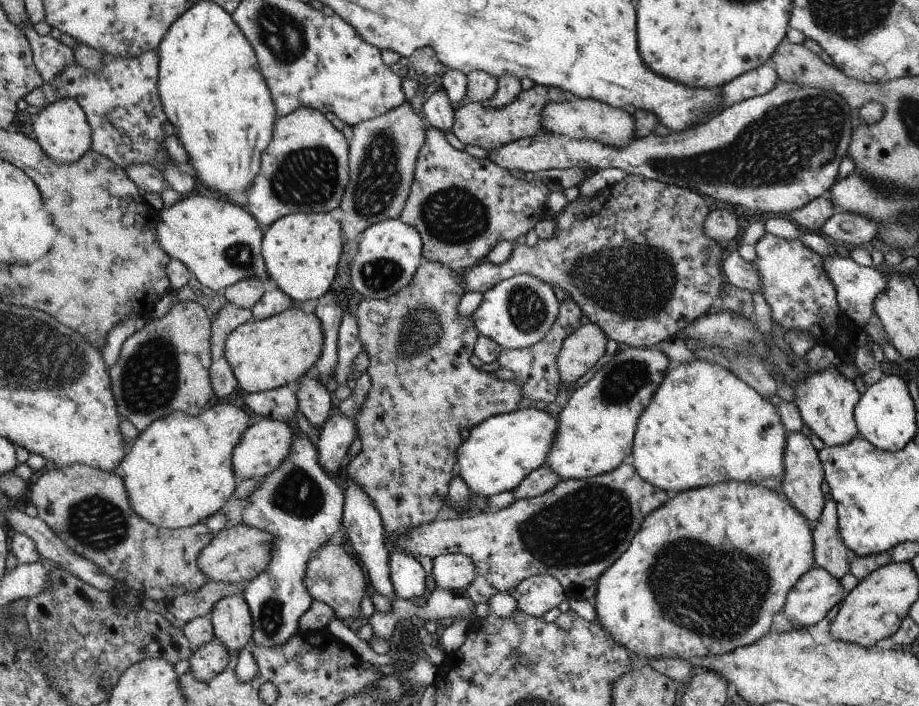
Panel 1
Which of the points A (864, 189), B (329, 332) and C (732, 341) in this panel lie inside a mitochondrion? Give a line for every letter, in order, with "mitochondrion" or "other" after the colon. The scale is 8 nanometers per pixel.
A: mitochondrion
B: other
C: mitochondrion

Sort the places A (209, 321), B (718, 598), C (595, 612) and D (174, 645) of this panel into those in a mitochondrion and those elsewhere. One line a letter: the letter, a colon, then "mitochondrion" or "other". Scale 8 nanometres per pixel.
A: other
B: mitochondrion
C: other
D: other

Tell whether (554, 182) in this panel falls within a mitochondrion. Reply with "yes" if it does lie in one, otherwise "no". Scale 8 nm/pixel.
no

